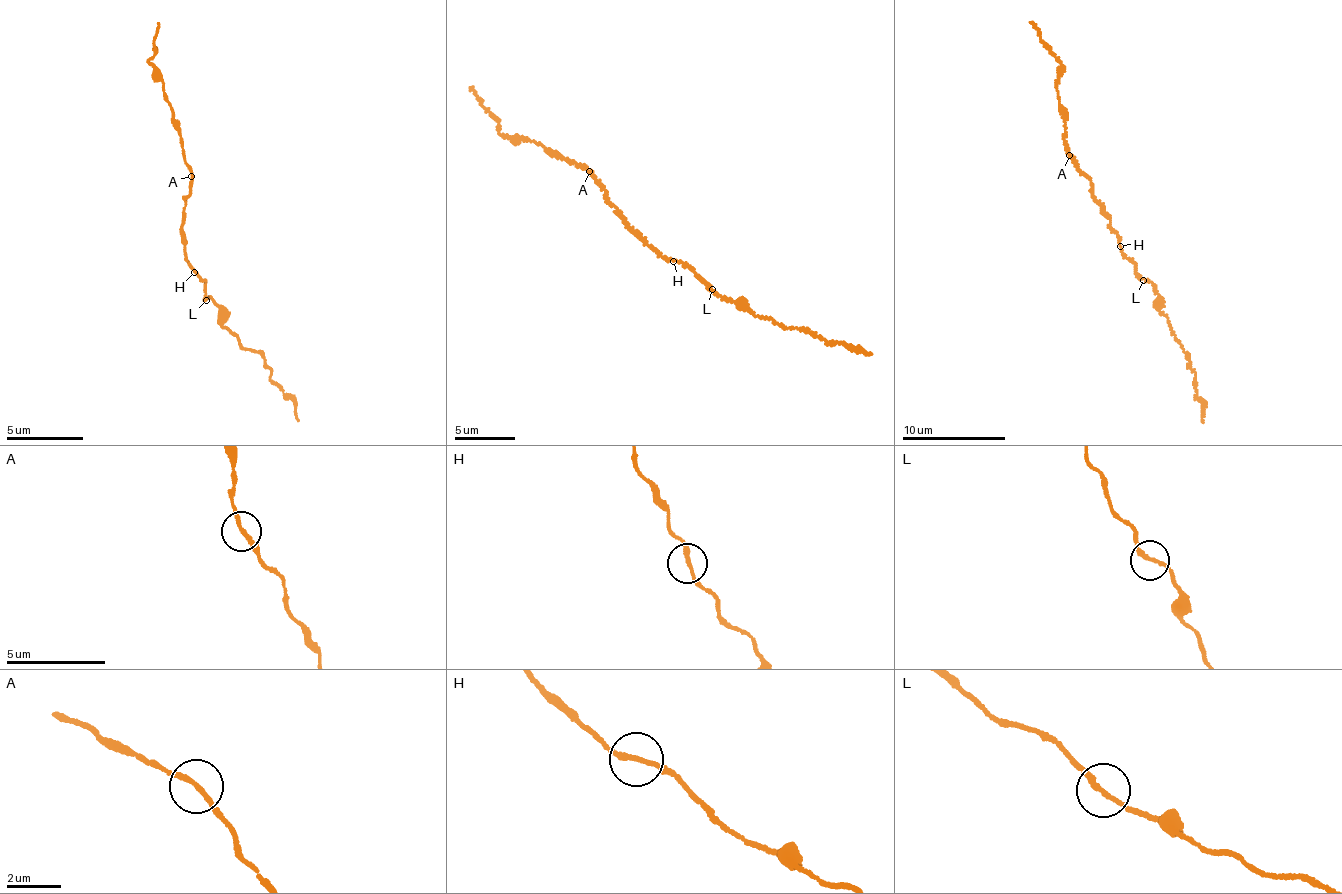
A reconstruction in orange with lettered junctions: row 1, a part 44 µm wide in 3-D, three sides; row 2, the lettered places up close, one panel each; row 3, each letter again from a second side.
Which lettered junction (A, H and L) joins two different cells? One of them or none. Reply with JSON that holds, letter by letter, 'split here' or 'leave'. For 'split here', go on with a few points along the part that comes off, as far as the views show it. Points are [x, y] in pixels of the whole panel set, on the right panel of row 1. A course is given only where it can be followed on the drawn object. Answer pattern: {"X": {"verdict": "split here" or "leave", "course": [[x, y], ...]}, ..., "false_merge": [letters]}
{"A": {"verdict": "leave"}, "H": {"verdict": "leave"}, "L": {"verdict": "leave"}, "false_merge": []}

